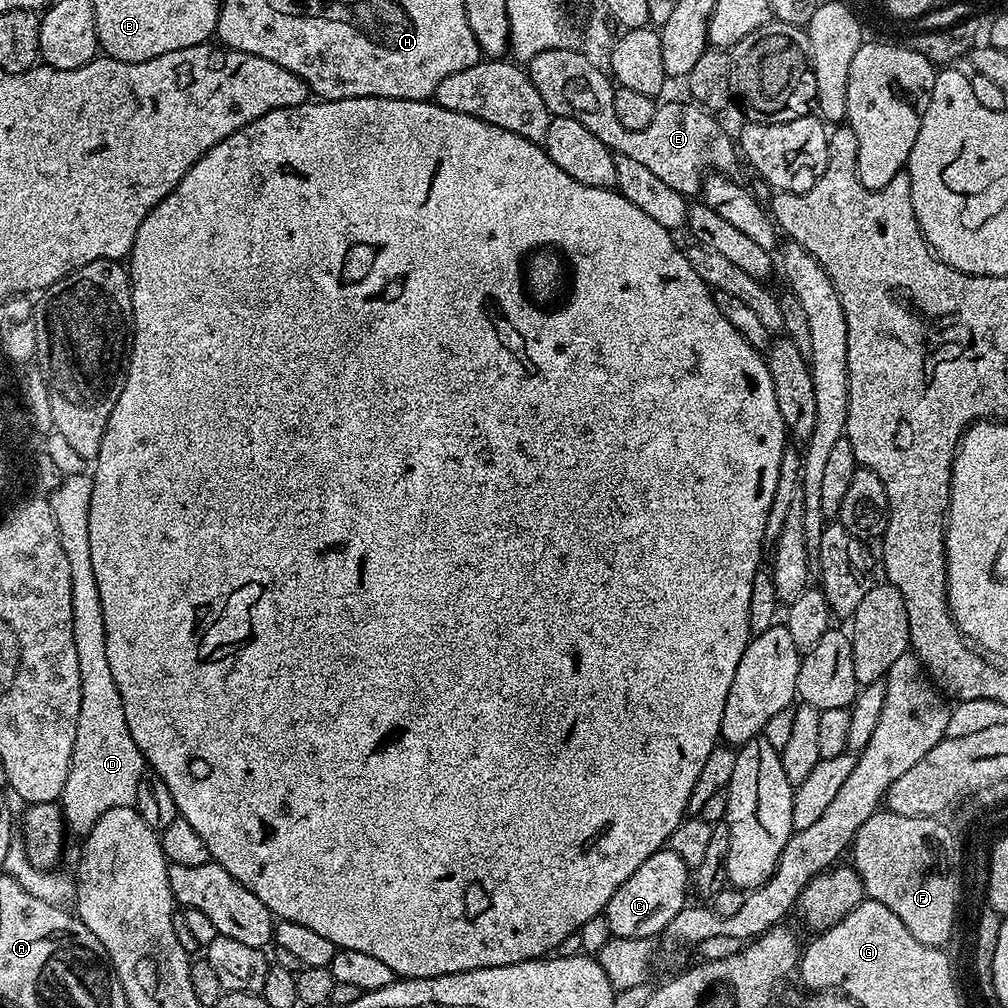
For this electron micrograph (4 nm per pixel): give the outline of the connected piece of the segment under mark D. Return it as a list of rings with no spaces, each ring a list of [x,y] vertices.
[[[72,472],[63,477],[47,497],[54,522],[58,522],[58,538],[70,565],[70,594],[74,606],[74,650],[78,650],[78,674],[82,678],[82,702],[78,710],[78,726],[72,751],[72,765],[64,793],[58,801],[64,821],[69,829],[80,834],[88,833],[106,814],[106,810],[130,808],[135,805],[138,782],[146,774],[144,756],[138,750],[134,738],[130,738],[130,726],[126,726],[126,714],[122,706],[122,694],[114,682],[110,662],[106,659],[106,622],[102,622],[102,598],[98,598],[98,581],[94,579],[94,562],[90,562],[90,498],[92,497],[92,476],[84,472]]]

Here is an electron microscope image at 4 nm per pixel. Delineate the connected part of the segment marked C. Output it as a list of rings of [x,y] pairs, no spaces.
[[[668,846],[650,854],[650,858],[646,858],[646,862],[642,862],[642,866],[638,866],[638,870],[634,870],[610,898],[606,915],[612,935],[639,940],[656,938],[684,909],[688,892],[690,896],[690,869],[686,862]]]

